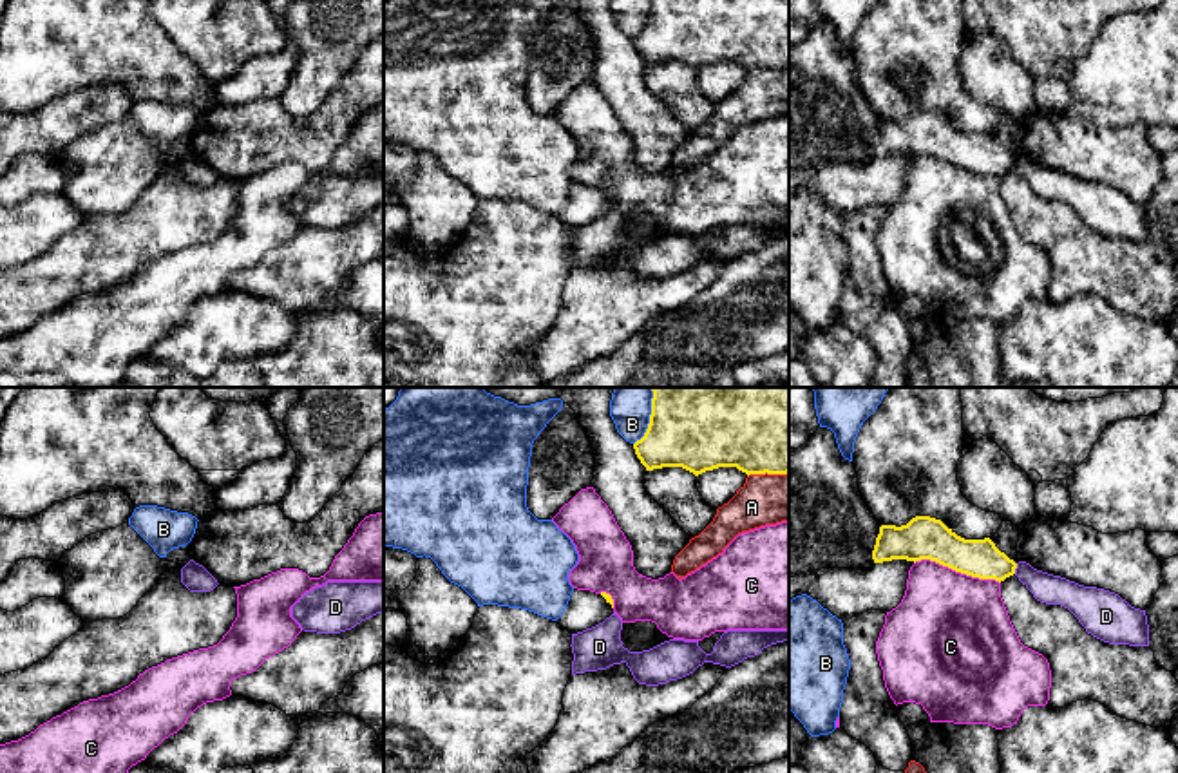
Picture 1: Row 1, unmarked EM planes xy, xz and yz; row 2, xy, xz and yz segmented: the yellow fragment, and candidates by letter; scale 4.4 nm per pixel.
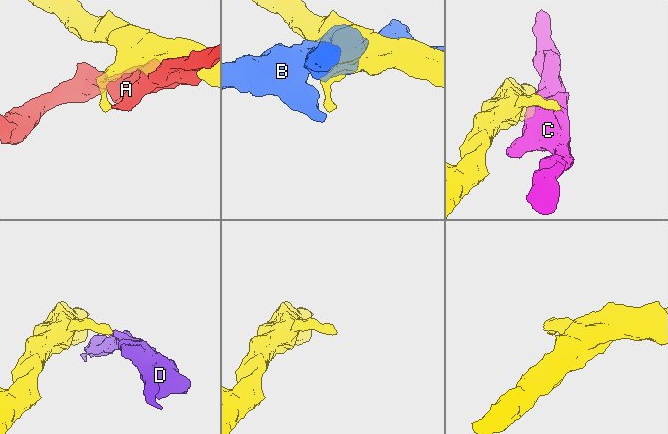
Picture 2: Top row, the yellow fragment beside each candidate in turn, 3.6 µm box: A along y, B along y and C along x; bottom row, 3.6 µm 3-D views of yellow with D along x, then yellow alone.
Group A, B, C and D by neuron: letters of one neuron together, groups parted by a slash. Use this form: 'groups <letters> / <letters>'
groups A / B / C / D

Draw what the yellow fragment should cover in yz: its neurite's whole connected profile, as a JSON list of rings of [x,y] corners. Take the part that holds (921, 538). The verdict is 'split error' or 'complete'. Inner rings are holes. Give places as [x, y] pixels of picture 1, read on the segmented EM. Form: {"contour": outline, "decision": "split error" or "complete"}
{"contour": [[[916,516],[907,525],[881,525],[872,550],[874,563],[930,559],[955,572],[1004,581],[1017,563],[1001,552],[990,538],[964,539],[941,520]]], "decision": "complete"}

